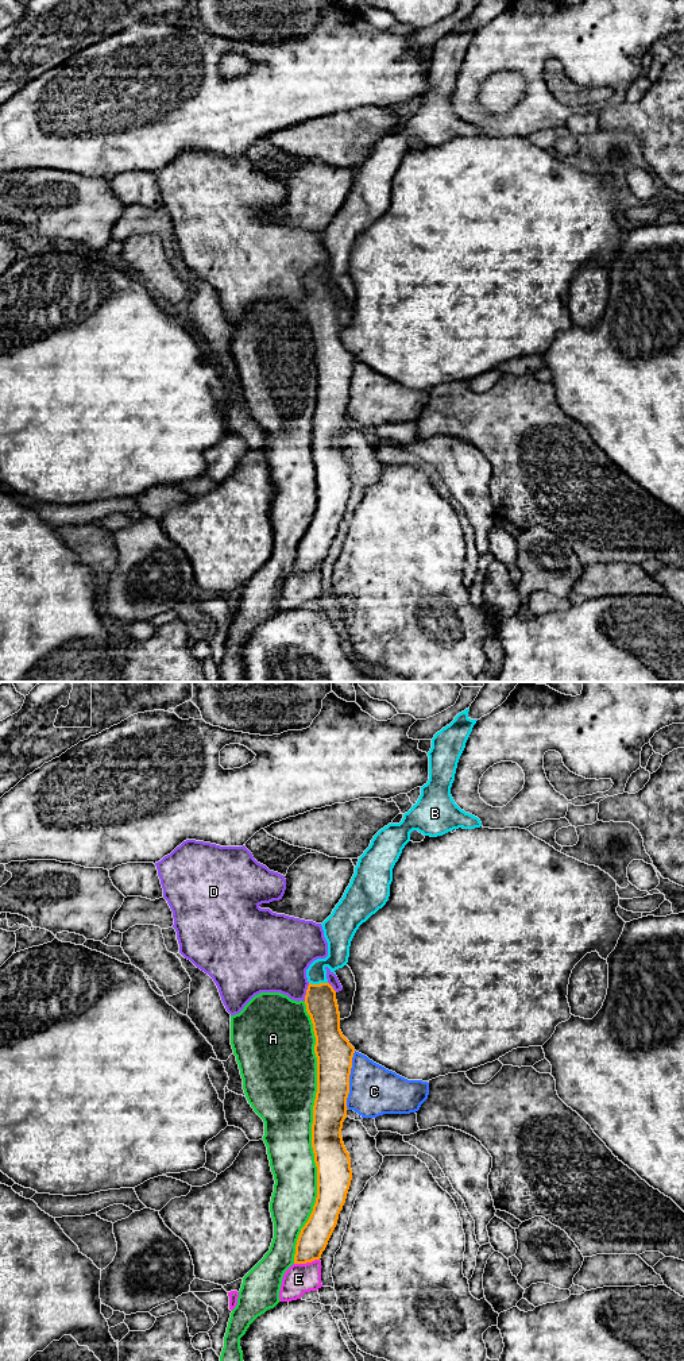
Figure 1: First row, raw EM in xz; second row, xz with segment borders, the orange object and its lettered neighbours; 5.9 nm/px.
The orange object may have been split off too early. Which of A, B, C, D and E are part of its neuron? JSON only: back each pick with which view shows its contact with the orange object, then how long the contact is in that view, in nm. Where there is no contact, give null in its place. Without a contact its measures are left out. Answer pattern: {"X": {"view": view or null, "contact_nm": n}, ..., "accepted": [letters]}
{"B": {"view": "xz", "contact_nm": 110}, "accepted": ["B"]}

